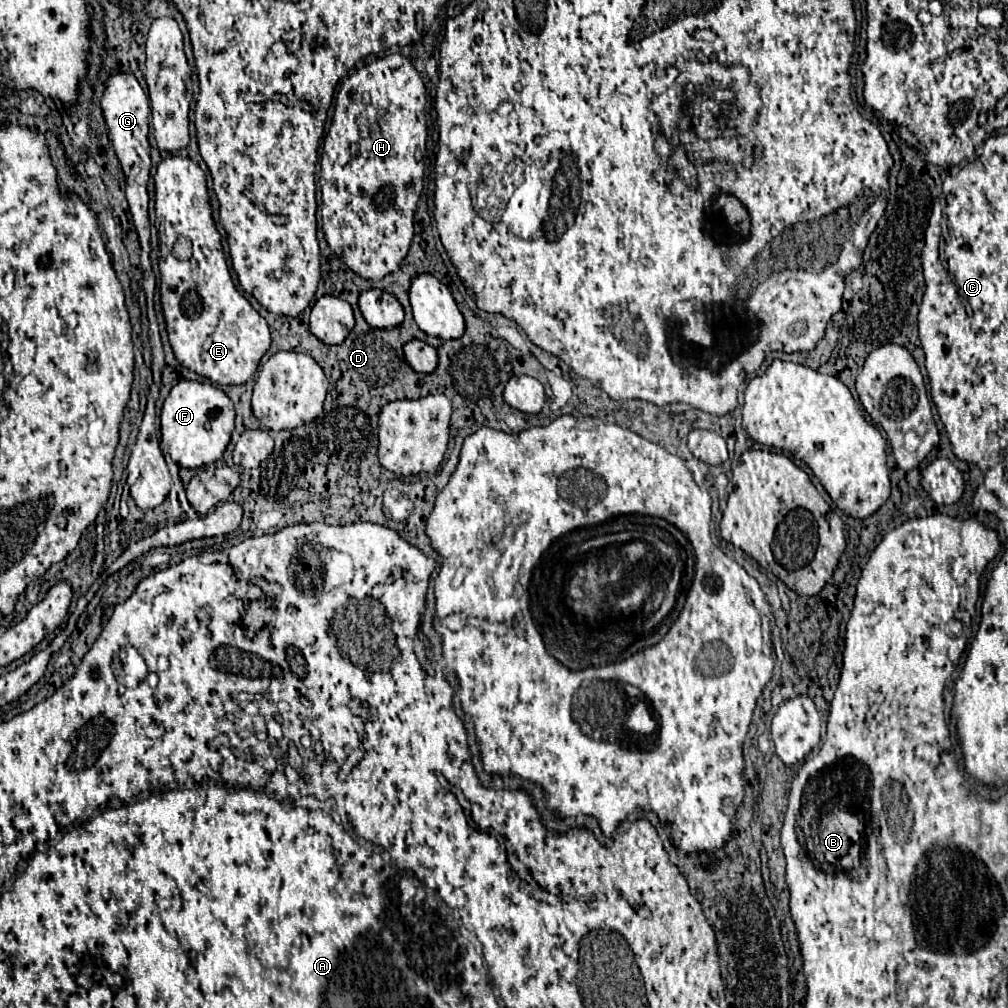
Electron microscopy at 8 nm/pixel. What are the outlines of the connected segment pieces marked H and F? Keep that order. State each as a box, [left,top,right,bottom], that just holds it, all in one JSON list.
[[319,54,427,280],[160,380,235,468]]

